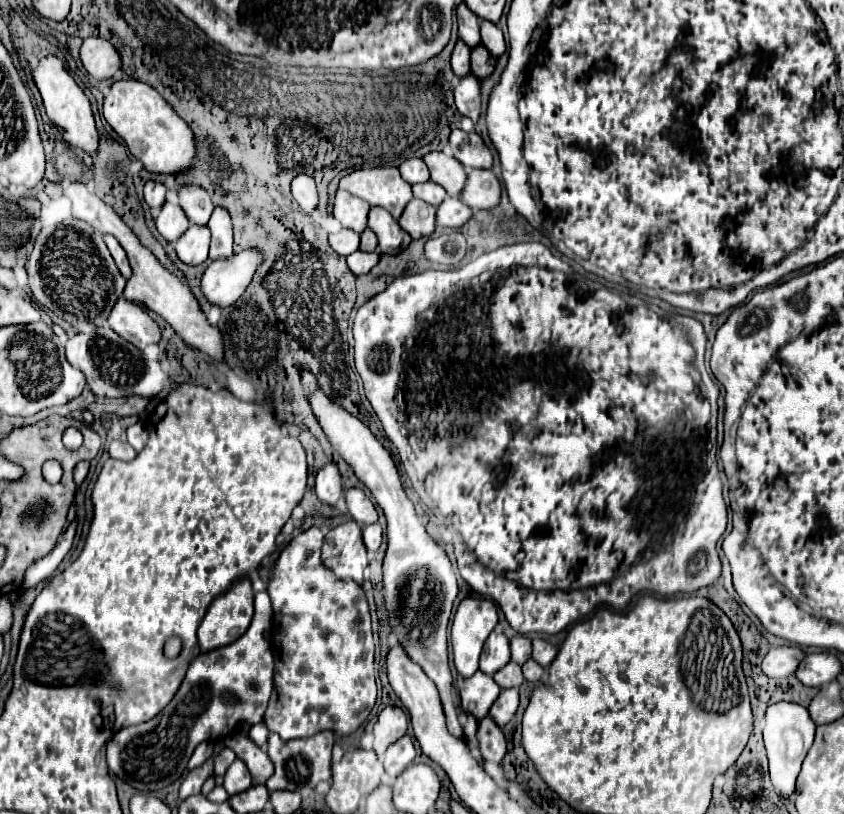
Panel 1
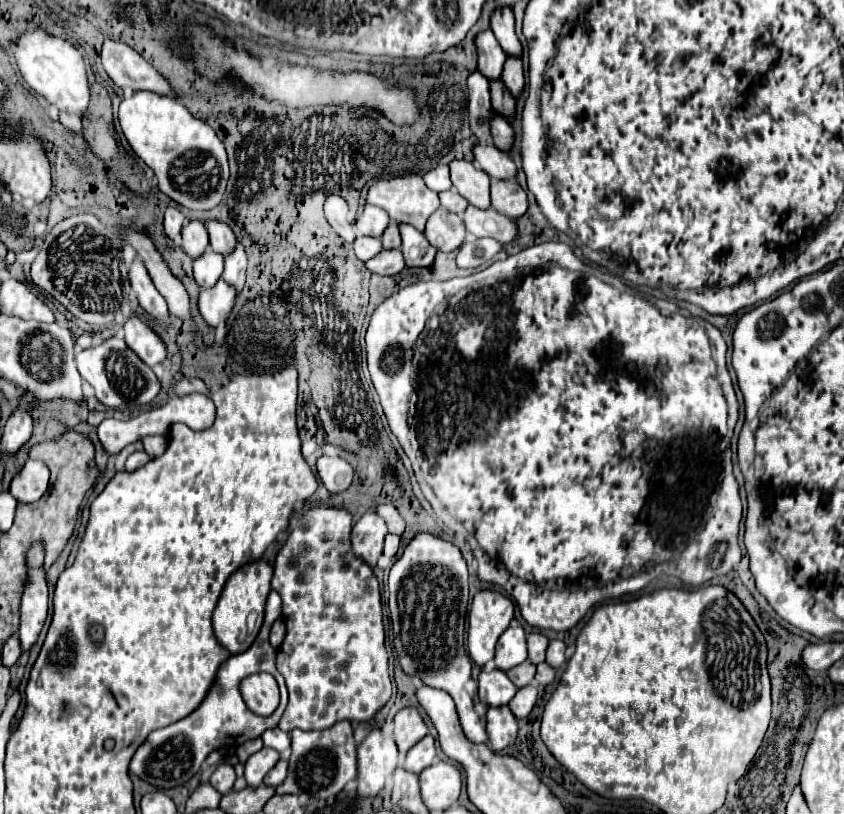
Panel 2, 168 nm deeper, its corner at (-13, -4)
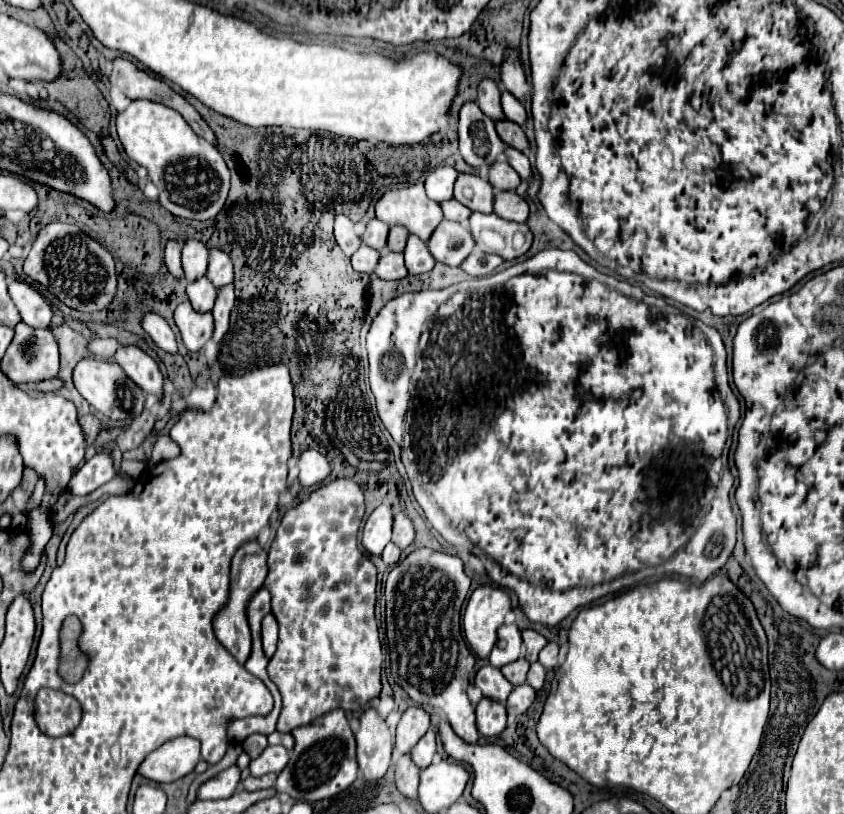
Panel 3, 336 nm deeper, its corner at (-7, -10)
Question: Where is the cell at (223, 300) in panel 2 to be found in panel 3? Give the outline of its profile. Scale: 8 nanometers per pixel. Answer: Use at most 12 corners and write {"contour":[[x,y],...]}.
{"contour":[[190,301],[174,311],[188,351],[200,351],[214,331],[212,311],[194,311]]}

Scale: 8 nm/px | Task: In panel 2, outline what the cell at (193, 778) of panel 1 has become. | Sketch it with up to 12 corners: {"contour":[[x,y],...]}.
{"contour":[[220,765],[210,777],[214,789],[230,793],[236,781],[232,765]]}

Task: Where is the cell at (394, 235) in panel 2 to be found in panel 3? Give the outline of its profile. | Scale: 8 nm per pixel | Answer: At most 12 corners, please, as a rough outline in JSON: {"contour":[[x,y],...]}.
{"contour":[[390,227],[386,249],[404,251],[408,231]]}

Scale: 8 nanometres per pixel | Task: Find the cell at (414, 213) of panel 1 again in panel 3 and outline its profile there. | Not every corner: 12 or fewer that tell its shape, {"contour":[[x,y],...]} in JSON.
{"contour":[[444,219],[428,249],[458,267],[474,249],[466,225]]}

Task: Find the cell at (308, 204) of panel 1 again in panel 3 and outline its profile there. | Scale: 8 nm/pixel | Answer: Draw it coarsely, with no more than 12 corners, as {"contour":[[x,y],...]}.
{"contour":[[336,215],[334,237],[346,257],[360,247],[354,223]]}

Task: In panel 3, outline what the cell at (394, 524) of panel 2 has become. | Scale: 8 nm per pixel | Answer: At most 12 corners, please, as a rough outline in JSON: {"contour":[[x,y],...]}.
{"contour":[[394,513],[392,543],[406,549],[414,527],[404,513]]}

